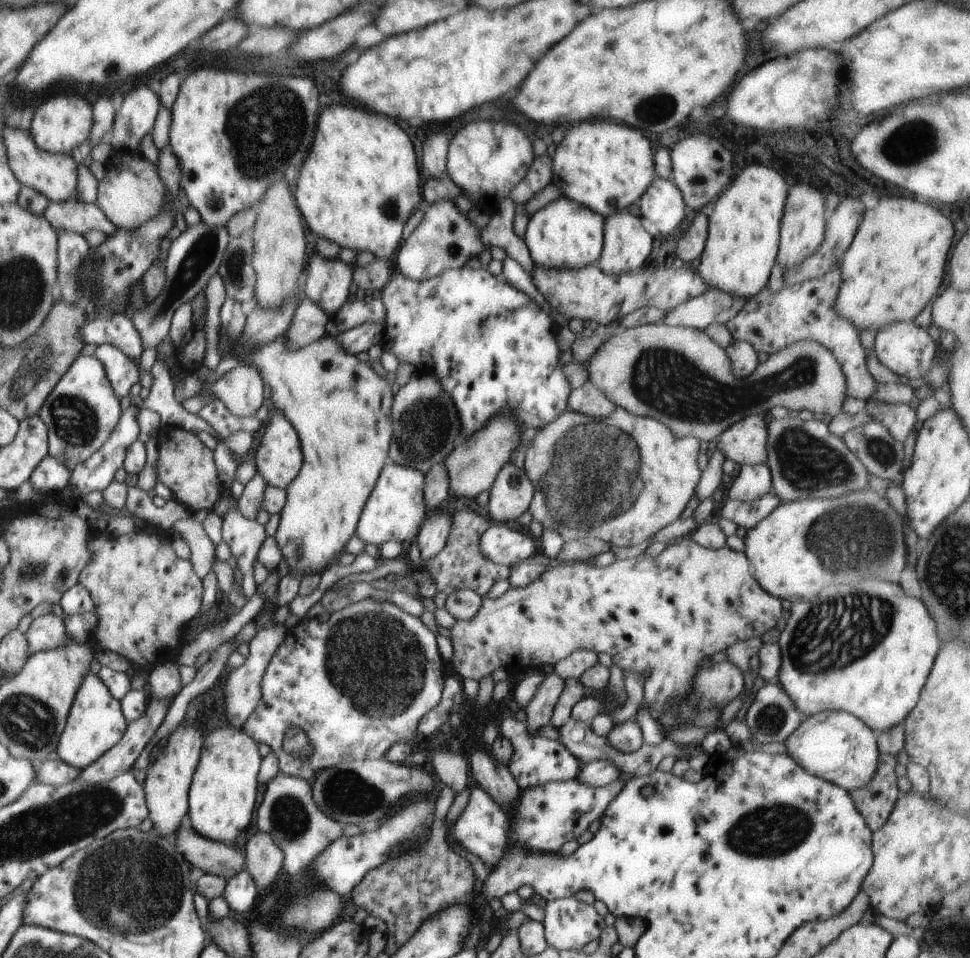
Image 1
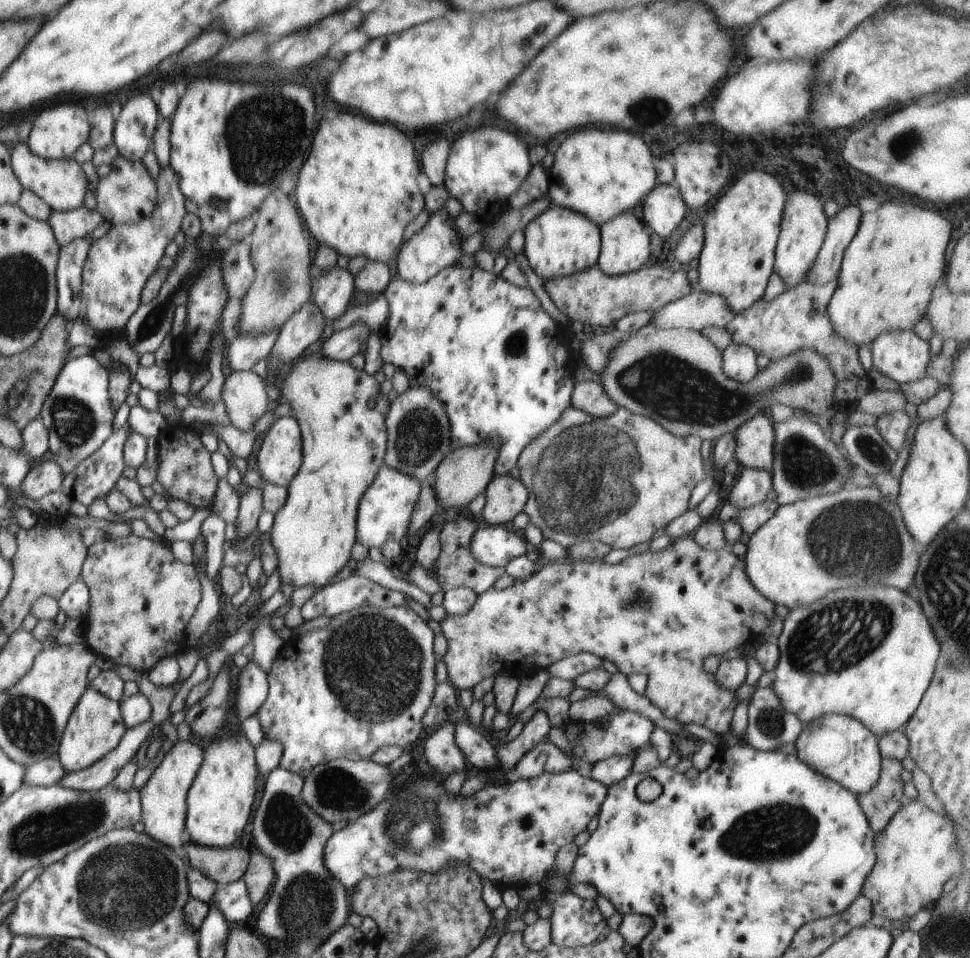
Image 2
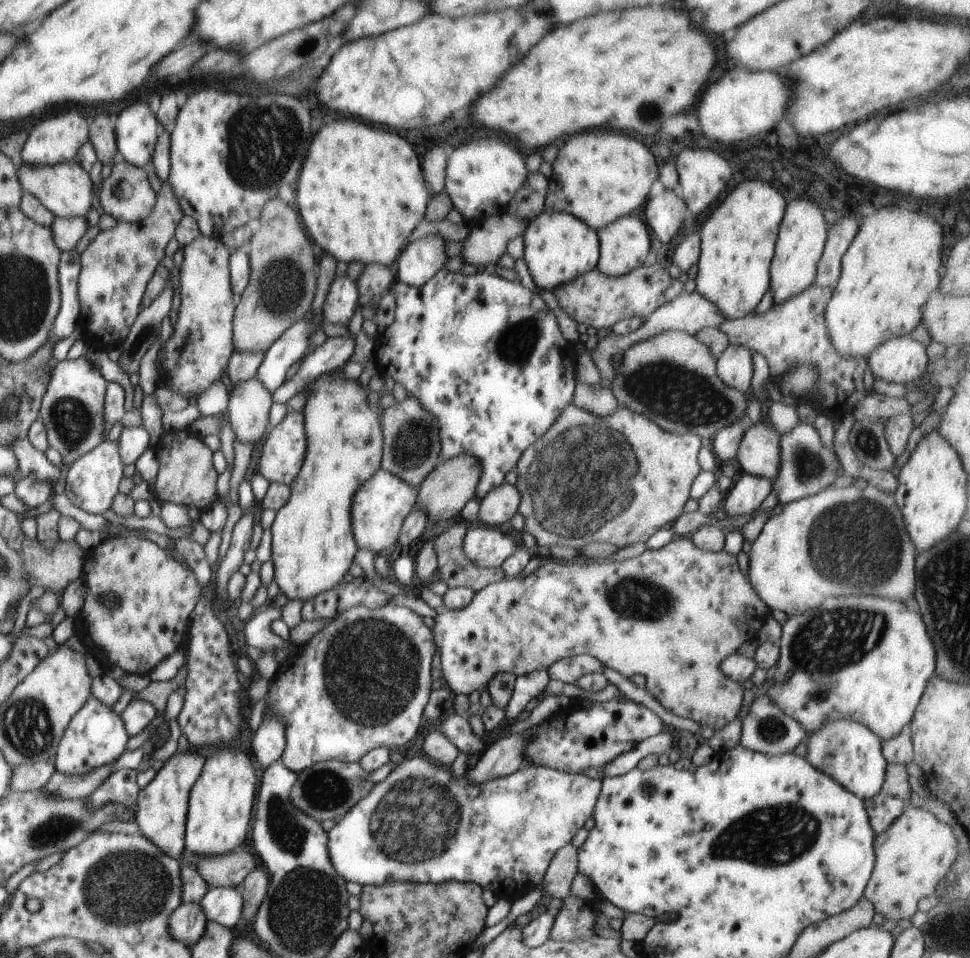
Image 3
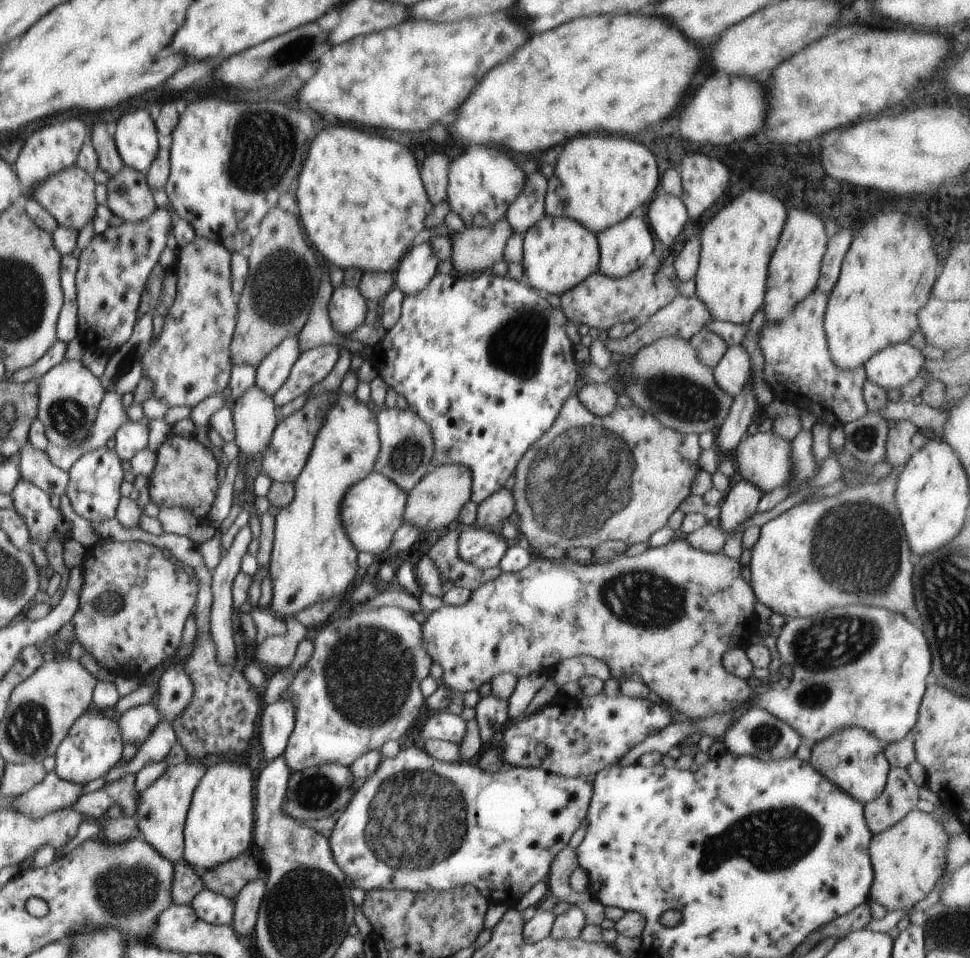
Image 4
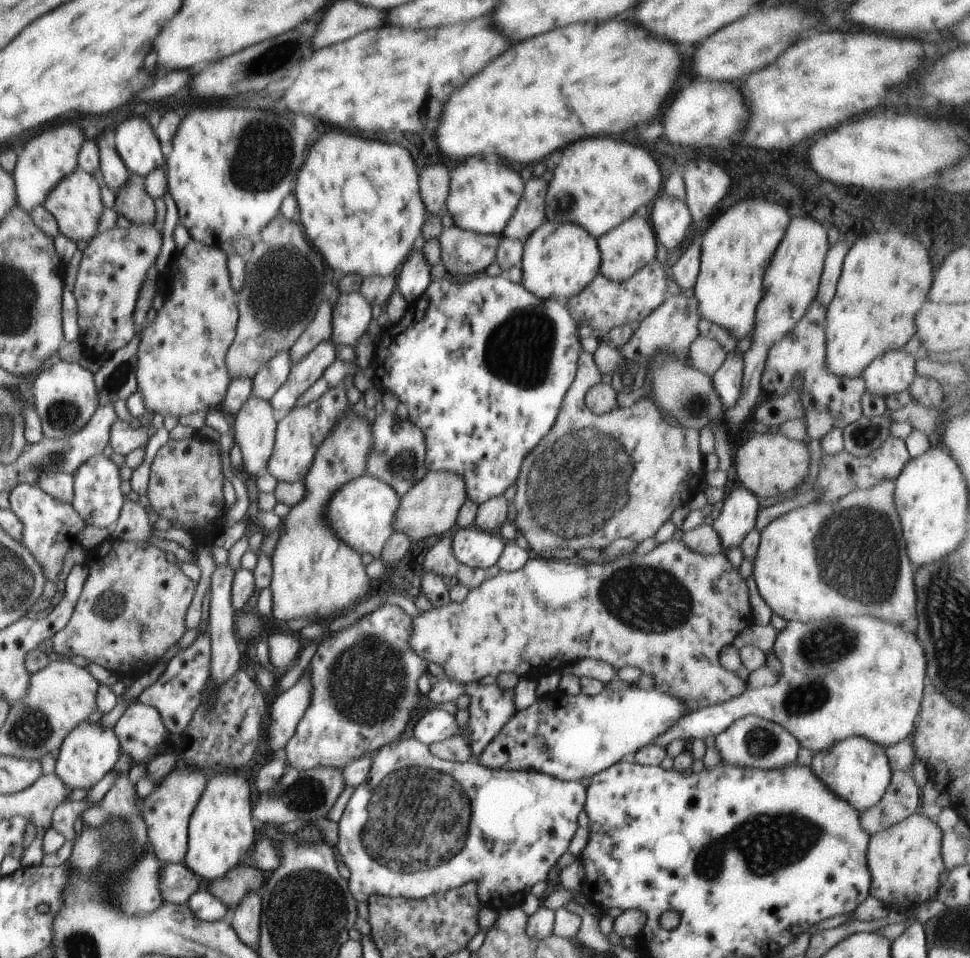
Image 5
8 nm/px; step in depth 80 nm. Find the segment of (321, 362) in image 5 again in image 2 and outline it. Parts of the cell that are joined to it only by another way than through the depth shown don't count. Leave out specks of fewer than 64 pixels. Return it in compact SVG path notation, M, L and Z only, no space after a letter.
M364 322L337 331L321 344L320 356L338 362L350 361L353 356L362 352L362 346L368 341L370 334L372 330Z

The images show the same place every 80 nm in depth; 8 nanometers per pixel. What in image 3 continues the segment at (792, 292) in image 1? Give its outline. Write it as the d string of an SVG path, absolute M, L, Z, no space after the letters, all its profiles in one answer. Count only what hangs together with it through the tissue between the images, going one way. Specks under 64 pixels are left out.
M810 285L805 291L787 298L779 305L772 305L766 312L758 315L749 312L739 319L728 319L718 328L730 339L732 345L743 345L753 352L760 352L768 361L770 375L776 376L798 363L810 363L821 374L818 390L807 402L819 414L840 420L846 412L853 416L860 406L860 400L868 394L864 387L864 370L867 360L864 357L847 358L840 354L832 344L825 321L825 310L833 295L833 289Z

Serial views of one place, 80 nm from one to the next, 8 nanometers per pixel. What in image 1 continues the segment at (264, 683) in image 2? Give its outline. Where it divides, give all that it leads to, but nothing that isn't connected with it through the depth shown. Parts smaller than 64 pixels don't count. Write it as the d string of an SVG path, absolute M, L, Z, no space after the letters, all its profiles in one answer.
M274 626L274 628L264 628L258 631L258 634L249 643L249 654L245 658L244 664L230 672L226 682L224 682L224 702L226 706L226 718L230 726L235 729L242 729L248 717L251 716L254 709L260 702L262 696L260 690L260 681L264 676L266 667L270 659L276 654L278 645L284 642L288 627Z

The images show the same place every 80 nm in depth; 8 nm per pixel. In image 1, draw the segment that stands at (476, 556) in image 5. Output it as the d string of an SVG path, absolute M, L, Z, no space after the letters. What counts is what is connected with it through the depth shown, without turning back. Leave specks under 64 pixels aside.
M492 523L480 536L480 548L484 558L508 567L524 560L535 560L537 552L536 539L509 528L508 523Z

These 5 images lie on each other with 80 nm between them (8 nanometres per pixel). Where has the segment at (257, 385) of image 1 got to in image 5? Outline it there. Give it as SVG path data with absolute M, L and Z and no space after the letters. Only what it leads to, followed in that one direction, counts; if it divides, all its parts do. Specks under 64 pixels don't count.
M250 395L235 414L235 444L241 448L248 475L258 478L266 472L278 419L271 402L254 395Z

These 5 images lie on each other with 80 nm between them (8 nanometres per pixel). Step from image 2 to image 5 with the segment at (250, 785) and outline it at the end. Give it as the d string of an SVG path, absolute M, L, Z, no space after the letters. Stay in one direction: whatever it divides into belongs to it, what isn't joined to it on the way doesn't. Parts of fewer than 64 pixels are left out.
M230 770L207 777L206 786L189 820L184 862L202 878L203 883L223 877L248 856L248 848L254 846L259 835L252 822L252 811L252 790L246 778Z

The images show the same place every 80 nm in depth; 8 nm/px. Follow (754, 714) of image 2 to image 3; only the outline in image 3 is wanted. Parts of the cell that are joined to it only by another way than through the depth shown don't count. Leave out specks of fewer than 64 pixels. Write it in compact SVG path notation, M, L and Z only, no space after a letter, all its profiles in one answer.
M767 693L756 697L747 717L742 723L742 736L738 745L770 756L793 752L794 748L808 738L807 730L790 715L782 712Z

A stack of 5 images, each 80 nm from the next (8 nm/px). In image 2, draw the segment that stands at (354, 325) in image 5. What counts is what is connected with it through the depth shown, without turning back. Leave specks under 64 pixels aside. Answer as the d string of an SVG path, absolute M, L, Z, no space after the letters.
M336 265L314 282L313 303L322 312L324 319L335 321L350 308L354 289L354 276L348 269Z

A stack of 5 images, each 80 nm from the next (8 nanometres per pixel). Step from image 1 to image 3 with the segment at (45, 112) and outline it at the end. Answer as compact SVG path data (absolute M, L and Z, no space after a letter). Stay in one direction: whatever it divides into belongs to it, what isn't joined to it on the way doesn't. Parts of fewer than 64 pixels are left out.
M78 112L50 114L42 118L30 132L21 152L21 162L29 165L55 165L74 160L80 147L89 141L89 123Z

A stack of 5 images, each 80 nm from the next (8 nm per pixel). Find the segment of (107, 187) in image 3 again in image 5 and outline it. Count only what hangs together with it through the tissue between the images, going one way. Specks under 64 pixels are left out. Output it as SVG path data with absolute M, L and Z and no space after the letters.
M130 174L123 190L115 192L113 209L131 224L149 223L157 217L154 199L146 192L143 182L144 179Z

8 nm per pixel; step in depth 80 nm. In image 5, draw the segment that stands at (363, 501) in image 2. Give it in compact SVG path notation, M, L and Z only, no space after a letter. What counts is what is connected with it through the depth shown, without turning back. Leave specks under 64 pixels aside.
M367 474L355 478L336 491L327 506L327 521L348 546L362 554L380 558L386 541L394 534L395 514L401 503L399 494L379 478Z

